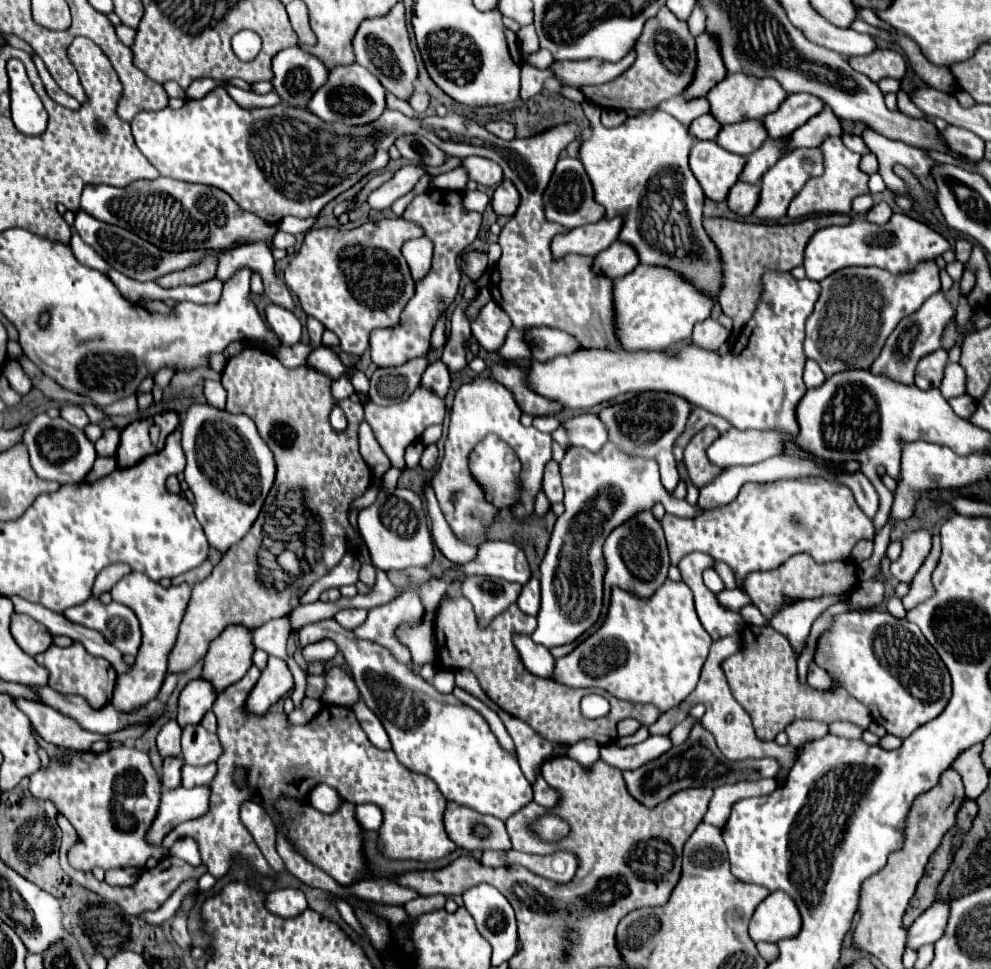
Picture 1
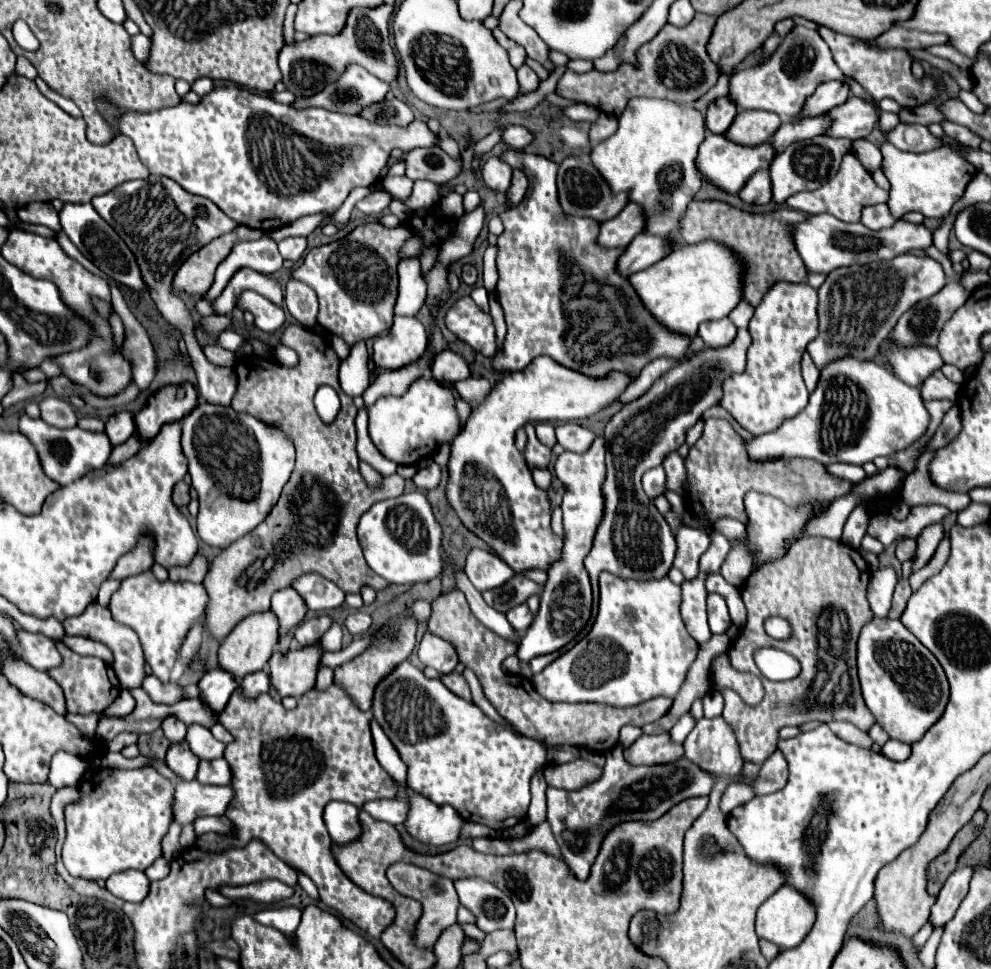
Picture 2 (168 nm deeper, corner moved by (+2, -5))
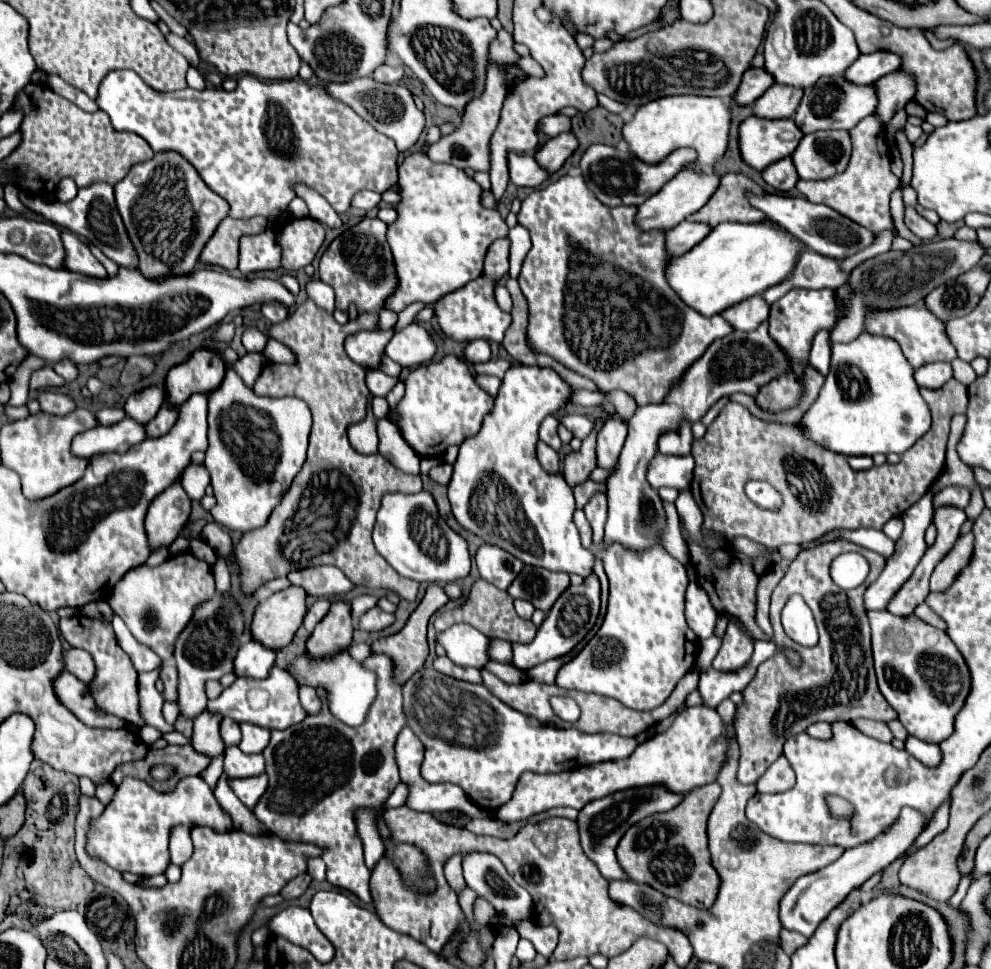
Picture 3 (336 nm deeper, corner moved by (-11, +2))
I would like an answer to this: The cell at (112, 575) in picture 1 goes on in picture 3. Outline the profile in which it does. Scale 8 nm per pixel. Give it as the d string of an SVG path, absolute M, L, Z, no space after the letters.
M179 482L161 492L151 502L145 518L145 532L149 538L151 552L163 546L171 546L173 540L179 536L179 532L185 528L189 514L191 500Z

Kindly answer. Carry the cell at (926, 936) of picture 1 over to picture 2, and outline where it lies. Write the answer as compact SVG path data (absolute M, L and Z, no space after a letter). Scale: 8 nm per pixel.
M958 867L944 883L936 905L932 907L932 915L930 921L934 923L934 927L938 925L946 925L948 919L956 913L962 897L968 893L968 885L972 879L974 869L972 867Z

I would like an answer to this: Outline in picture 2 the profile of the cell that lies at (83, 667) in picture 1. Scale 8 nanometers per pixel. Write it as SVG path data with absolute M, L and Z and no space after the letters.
M60 639L54 641L64 663L58 667L58 669L52 669L48 671L48 675L52 679L56 679L56 683L62 687L64 691L64 697L66 697L66 705L68 705L68 711L70 713L78 713L78 715L88 715L88 713L94 713L94 711L104 711L114 699L116 695L120 693L120 685L116 681L116 677L112 675L112 667L108 663L104 663L102 659L96 659L96 657L82 657L74 651L70 651Z

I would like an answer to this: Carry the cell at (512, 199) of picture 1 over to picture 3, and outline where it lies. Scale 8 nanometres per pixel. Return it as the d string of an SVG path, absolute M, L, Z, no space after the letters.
M571 132L559 134L557 138L551 138L549 142L537 148L535 160L547 172L557 172L563 166L563 162L573 154L575 148L577 148L577 140Z

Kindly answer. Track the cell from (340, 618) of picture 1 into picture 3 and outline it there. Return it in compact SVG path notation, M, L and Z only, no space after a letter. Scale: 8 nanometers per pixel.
M371 608L367 610L361 620L359 620L359 628L361 630L367 630L367 632L379 632L383 628L387 628L389 624L393 624L395 616L389 614L389 612L383 612L379 608Z

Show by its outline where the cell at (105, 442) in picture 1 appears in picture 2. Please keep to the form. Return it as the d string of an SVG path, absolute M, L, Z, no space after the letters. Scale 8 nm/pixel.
M120 411L120 413L112 415L106 423L106 433L112 439L112 445L124 443L128 437L132 437L136 433L134 415L130 411Z

